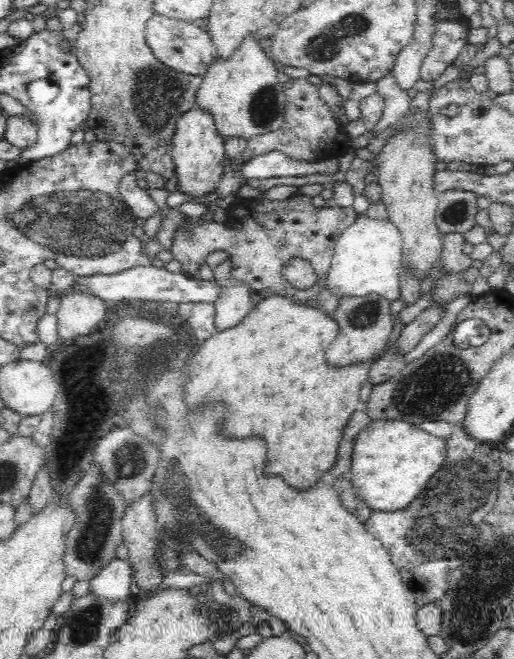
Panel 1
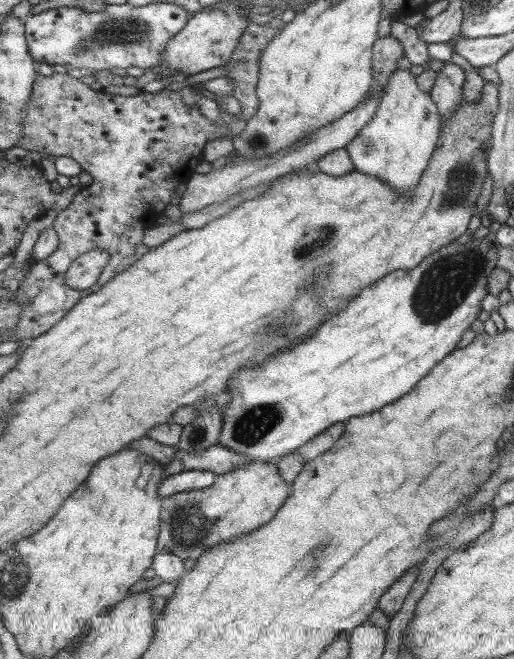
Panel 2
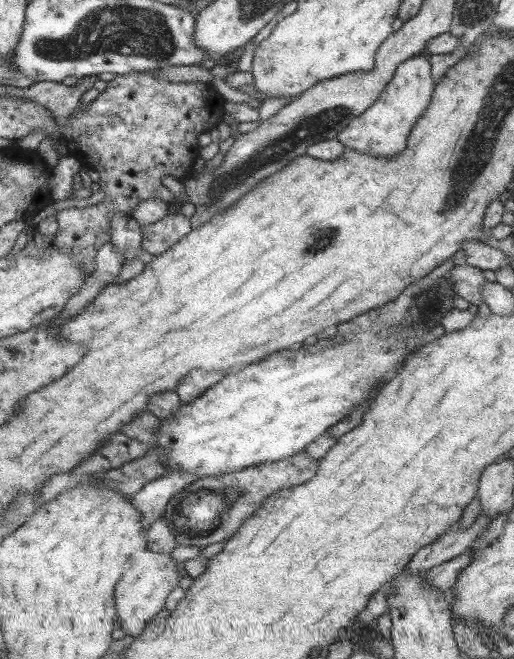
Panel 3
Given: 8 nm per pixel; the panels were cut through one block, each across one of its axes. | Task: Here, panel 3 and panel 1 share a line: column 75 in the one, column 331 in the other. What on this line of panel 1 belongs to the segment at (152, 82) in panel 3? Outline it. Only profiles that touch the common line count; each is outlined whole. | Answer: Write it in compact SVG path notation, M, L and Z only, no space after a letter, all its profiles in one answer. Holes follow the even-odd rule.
M291 78L283 87L286 104L282 126L278 130L250 137L246 148L242 149L241 163L268 154L272 150L278 150L288 157L288 160L300 163L337 160L351 150L351 138L347 130L337 120L333 105L322 99L316 85L308 83L304 78ZM298 194L284 201L237 199L232 203L232 212L227 225L210 221L196 229L191 239L182 233L179 225L171 246L173 258L186 267L187 273L196 275L197 264L205 262L211 252L220 251L229 259L232 280L247 282L251 286L250 294L255 304L271 294L280 294L306 305L318 306L318 293L327 286L325 282L335 242L358 216L354 208L337 207L326 211L324 207L316 208L305 196ZM294 257L310 261L318 281L314 287L299 290L282 277L282 266Z

